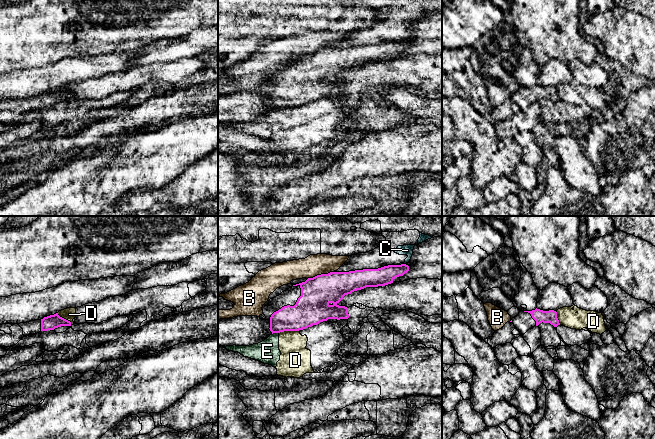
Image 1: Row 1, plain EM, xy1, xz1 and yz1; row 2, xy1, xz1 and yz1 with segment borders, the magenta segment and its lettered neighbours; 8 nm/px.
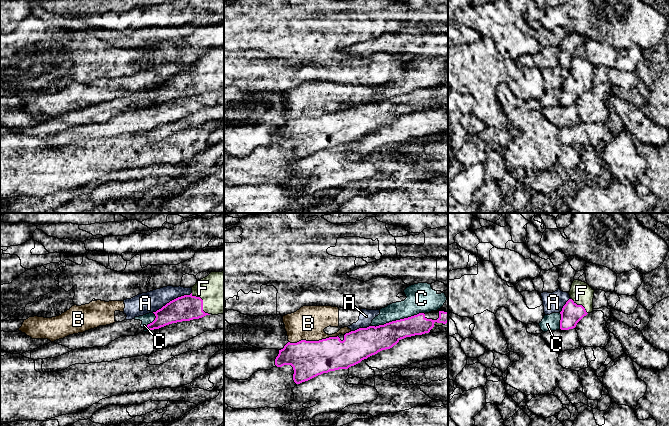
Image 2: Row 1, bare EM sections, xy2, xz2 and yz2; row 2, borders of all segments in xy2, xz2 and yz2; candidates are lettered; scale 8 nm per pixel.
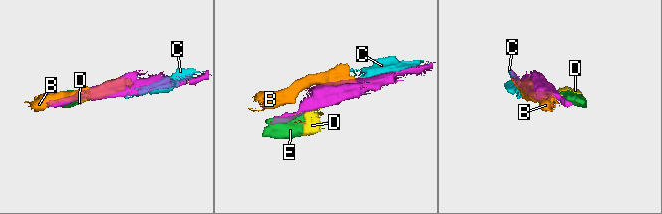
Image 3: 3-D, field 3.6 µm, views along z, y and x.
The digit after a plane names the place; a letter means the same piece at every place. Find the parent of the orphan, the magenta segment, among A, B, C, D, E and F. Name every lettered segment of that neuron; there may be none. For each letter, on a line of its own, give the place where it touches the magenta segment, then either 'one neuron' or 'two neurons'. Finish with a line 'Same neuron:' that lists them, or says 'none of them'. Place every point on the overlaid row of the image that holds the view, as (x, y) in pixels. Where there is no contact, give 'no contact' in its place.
A: contact xy2 (172, 300); two neurons
B: contact xz2 (313, 341); two neurons
C: contact xz2 (397, 320); two neurons
D: contact xz1 (289, 330); two neurons
E: contact xz1 (275, 332); two neurons
F: contact xy2 (202, 303); one neuron
Same neuron: F

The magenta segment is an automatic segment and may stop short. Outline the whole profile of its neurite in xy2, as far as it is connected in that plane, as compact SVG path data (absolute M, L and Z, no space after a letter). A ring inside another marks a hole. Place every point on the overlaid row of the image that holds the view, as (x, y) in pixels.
M224 271L211 272L207 277L197 280L190 295L178 297L153 313L156 318L147 325L148 330L199 319L210 314L223 314Z

